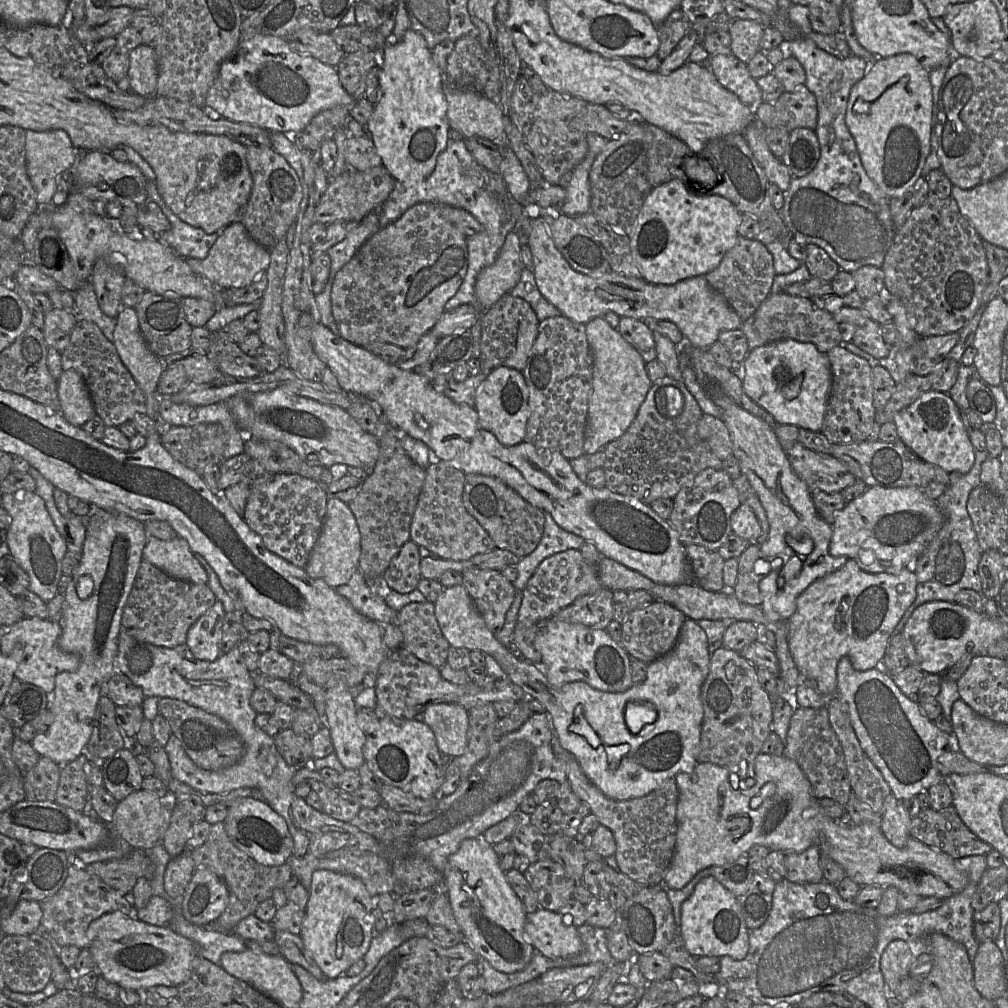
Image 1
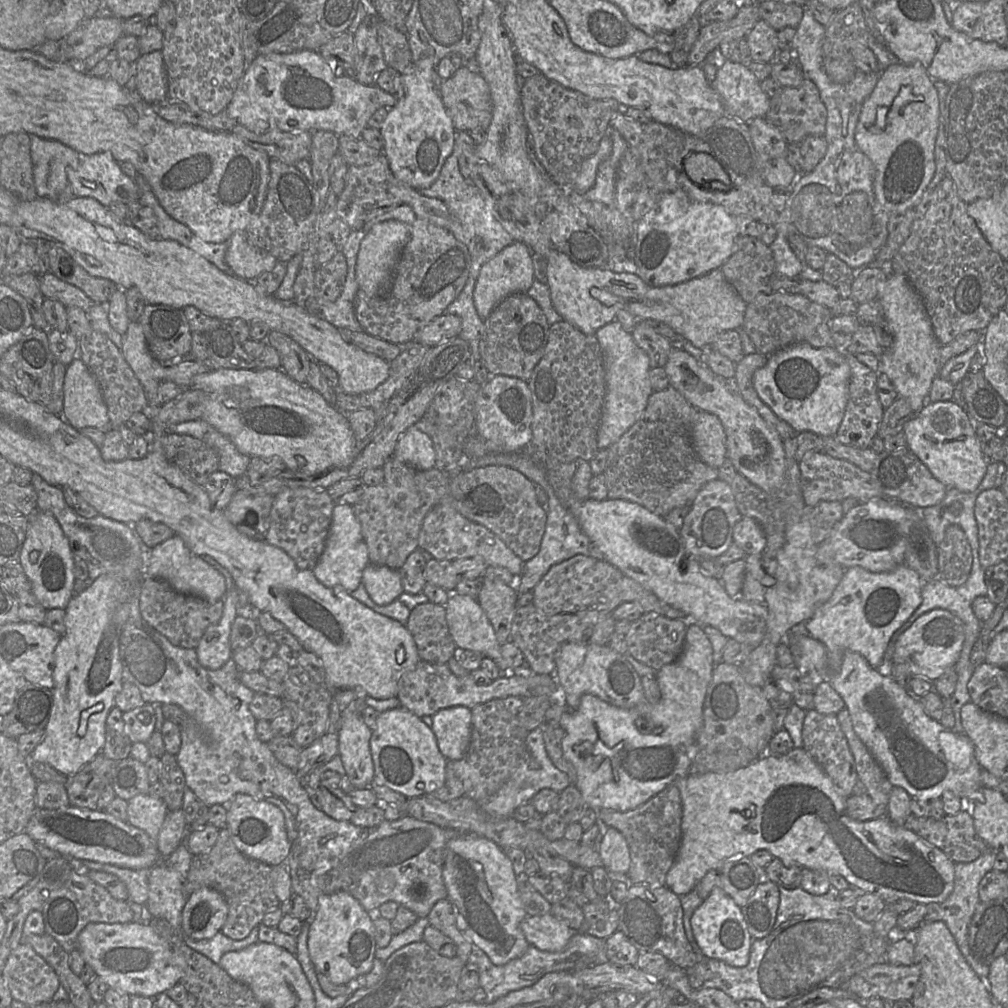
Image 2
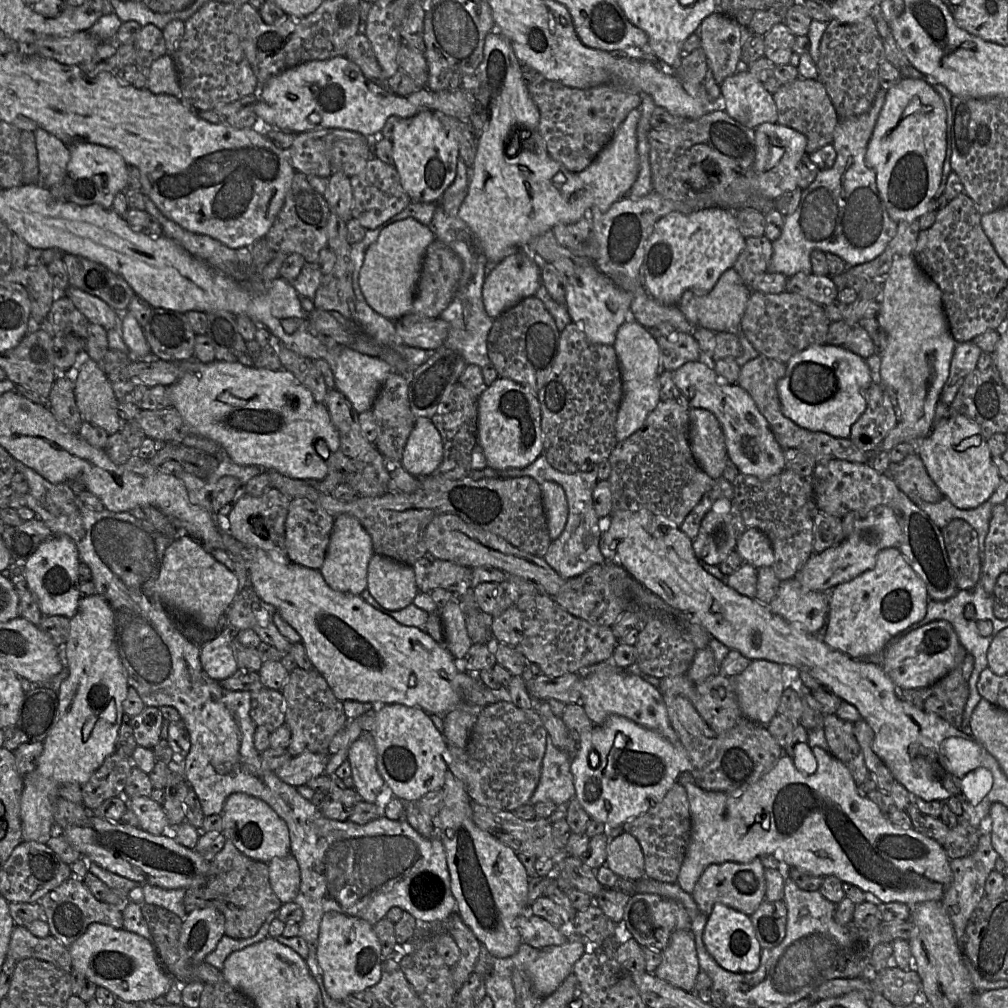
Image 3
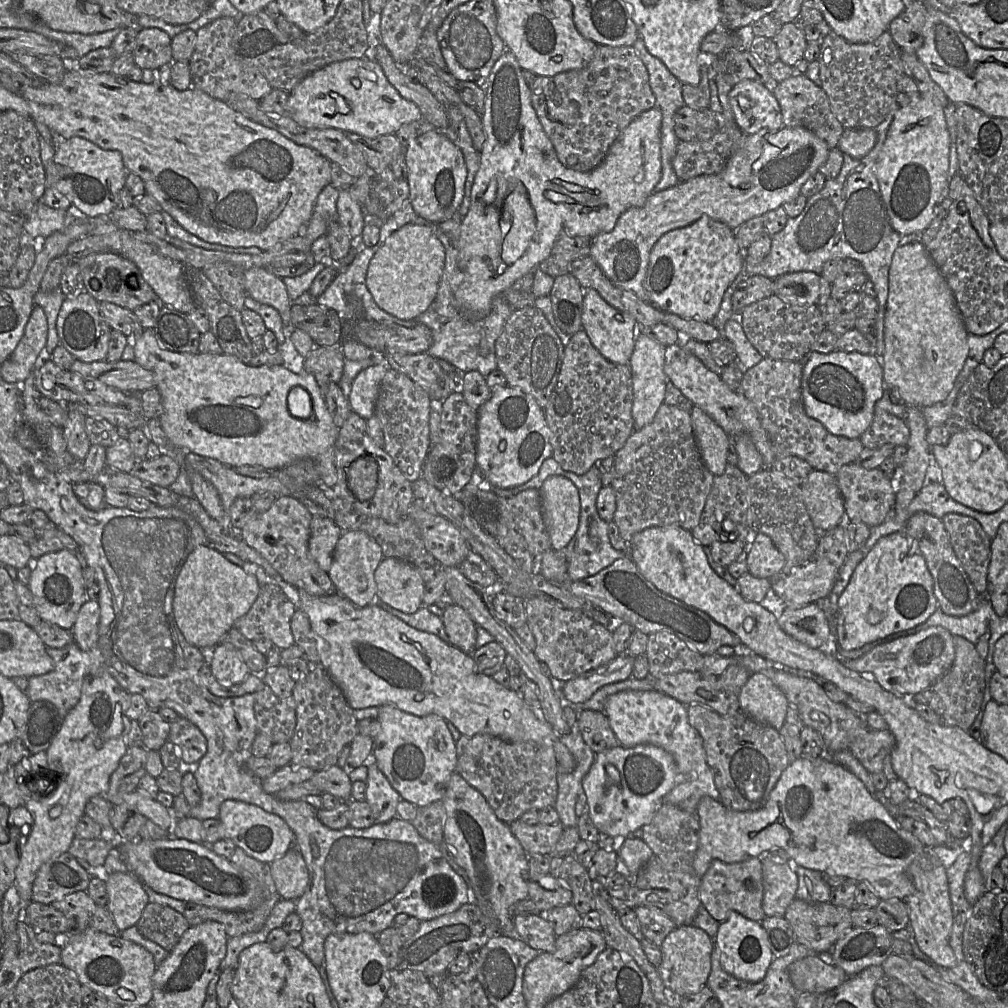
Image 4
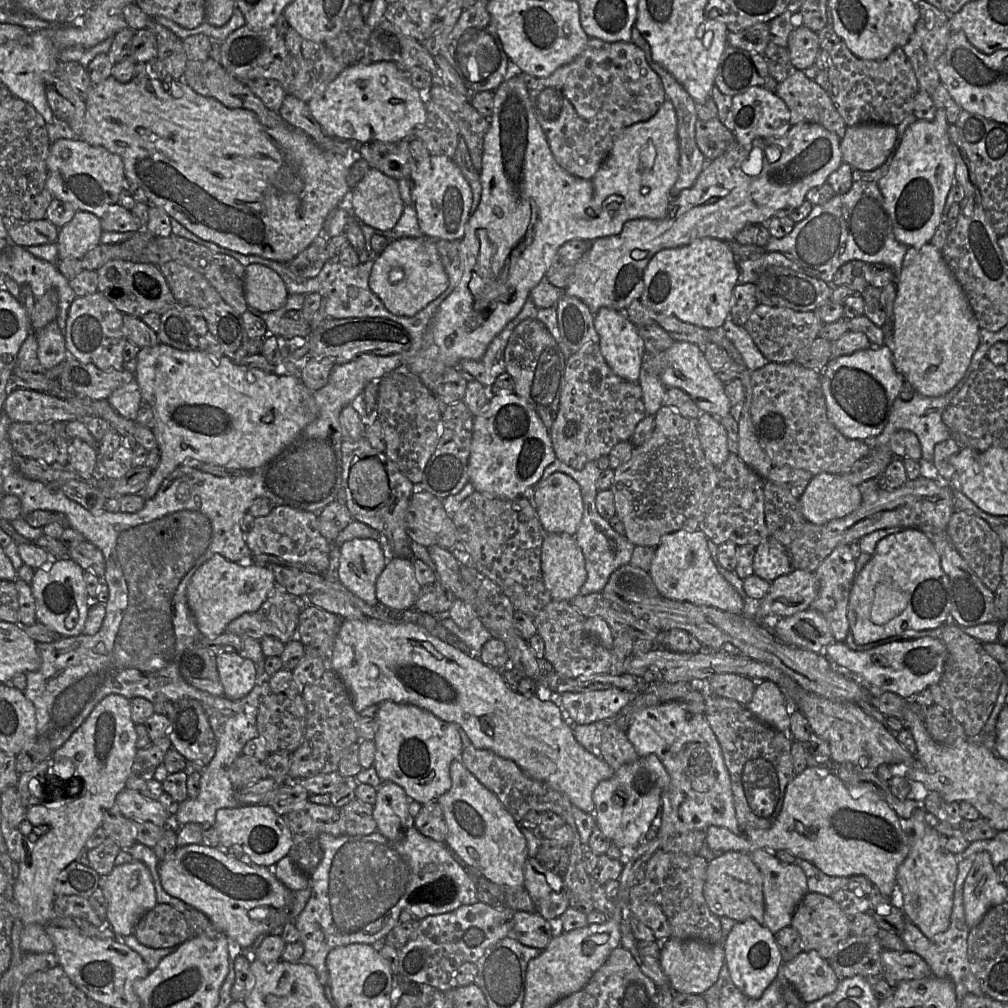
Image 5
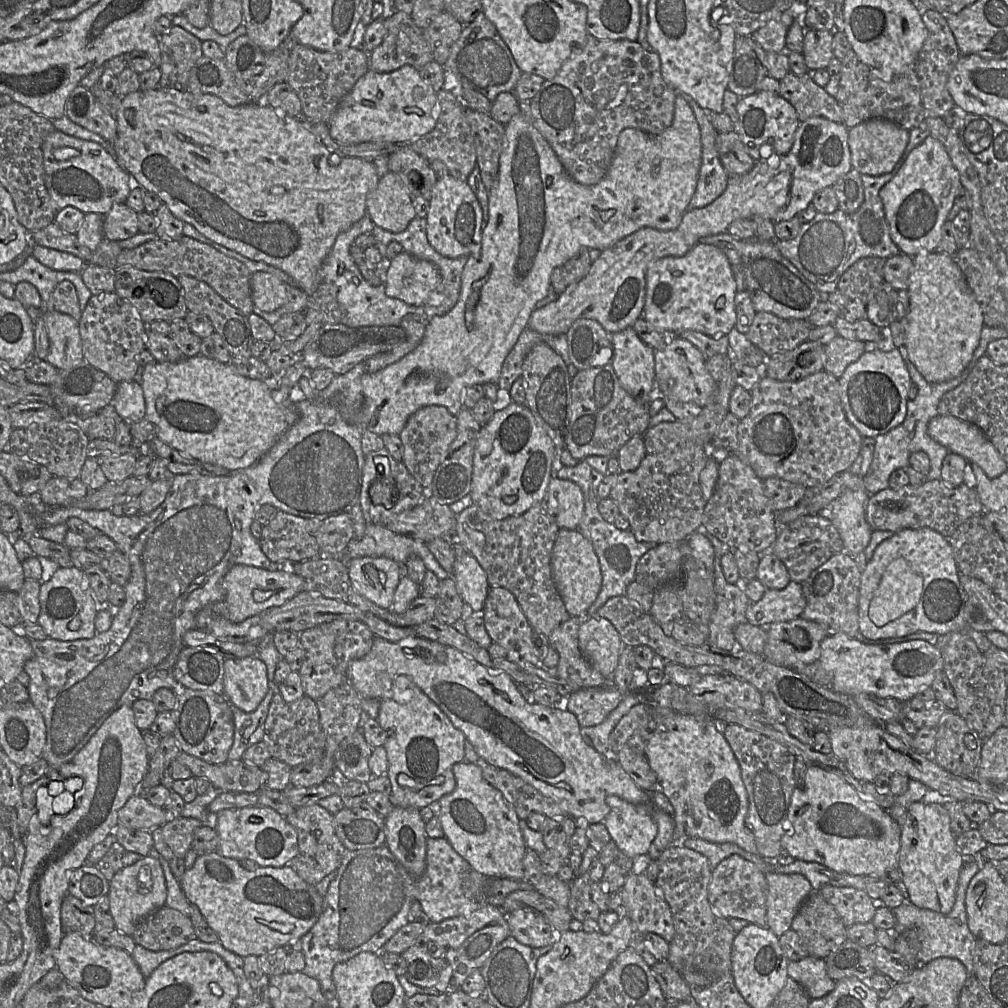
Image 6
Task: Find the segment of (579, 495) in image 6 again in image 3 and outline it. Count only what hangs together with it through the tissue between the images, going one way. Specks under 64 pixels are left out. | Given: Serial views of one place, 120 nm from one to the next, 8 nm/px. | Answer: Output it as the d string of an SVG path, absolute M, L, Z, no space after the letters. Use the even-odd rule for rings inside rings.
M545 481L540 485L542 501L551 540L563 532L568 519L568 504L564 489L557 483Z

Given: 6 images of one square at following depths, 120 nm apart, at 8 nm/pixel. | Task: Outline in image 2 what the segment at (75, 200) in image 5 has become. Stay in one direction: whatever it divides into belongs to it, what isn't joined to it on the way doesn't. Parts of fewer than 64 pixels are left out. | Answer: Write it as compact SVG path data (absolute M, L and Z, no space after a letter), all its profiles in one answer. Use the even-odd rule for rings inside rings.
M99 152L91 155L78 153L79 162L70 163L67 167L67 179L72 186L75 197L96 199L103 206L123 202L128 205L139 201L139 187L136 181L127 176L110 152Z

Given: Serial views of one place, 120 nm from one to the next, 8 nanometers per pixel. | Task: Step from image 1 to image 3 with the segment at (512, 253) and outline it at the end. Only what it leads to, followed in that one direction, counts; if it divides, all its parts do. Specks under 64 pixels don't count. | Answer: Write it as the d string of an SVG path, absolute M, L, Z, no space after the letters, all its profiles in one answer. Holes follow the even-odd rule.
M519 249L488 271L482 287L485 310L491 318L495 319L522 299L534 296L540 285L540 268L534 261L534 255L529 256L523 249Z

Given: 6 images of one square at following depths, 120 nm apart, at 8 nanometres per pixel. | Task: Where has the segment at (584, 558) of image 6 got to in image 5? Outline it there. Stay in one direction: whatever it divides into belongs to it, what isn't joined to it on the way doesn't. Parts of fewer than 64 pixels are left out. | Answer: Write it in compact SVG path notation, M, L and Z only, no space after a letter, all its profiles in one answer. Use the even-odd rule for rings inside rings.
M566 533L546 534L541 548L541 570L552 599L570 602L579 595L587 572L575 537Z

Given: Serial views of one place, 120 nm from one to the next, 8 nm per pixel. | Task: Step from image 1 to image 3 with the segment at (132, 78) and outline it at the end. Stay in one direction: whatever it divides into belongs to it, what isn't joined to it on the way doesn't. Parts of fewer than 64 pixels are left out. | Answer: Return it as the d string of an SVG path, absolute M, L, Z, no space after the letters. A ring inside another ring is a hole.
M170 53L155 60L147 69L147 87L153 94L167 94L181 99L178 74Z

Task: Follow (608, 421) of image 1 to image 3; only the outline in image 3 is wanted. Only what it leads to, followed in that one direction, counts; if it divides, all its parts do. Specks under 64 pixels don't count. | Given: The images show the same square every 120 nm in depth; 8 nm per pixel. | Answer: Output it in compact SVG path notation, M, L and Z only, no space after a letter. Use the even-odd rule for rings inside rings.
M625 321L616 334L613 344L621 371L623 398L615 423L615 437L621 442L640 429L647 416L660 401L659 374L663 371L656 338L637 322Z

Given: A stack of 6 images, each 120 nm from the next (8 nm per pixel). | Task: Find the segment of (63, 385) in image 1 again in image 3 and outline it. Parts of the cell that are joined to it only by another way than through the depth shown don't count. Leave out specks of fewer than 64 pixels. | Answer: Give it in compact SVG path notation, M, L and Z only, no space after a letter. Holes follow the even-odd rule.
M80 351L74 367L65 373L74 382L82 420L103 428L109 435L120 432L123 422L118 415L119 402L101 365Z

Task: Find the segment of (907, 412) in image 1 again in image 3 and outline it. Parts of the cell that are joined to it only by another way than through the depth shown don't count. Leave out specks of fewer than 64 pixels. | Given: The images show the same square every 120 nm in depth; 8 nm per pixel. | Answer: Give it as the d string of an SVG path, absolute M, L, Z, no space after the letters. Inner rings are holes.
M952 415L934 425L917 454L944 497L960 509L974 509L986 502L1001 481L987 438L980 426L964 415Z

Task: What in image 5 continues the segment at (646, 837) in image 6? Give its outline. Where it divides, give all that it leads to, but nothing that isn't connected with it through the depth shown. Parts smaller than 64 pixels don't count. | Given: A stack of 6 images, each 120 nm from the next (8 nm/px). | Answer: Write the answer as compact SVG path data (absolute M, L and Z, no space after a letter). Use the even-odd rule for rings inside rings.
M656 755L639 757L635 762L621 766L610 779L601 781L593 791L596 828L619 849L636 848L649 831L654 818L659 814L661 797L669 784L670 776Z

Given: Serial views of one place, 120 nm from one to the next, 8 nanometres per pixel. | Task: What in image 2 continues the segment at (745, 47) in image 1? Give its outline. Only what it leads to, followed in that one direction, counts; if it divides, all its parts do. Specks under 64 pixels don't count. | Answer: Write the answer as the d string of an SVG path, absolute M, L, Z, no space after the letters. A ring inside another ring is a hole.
M759 20L746 36L751 59L756 62L772 63L778 51L777 30L766 21Z

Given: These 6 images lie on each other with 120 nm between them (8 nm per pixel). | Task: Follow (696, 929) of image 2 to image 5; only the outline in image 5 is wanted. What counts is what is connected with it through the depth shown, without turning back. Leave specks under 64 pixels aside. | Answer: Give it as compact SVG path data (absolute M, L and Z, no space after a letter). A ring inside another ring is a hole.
M748 918L736 922L722 941L724 960L734 985L747 997L758 999L776 979L782 964L781 952L774 934L762 923Z

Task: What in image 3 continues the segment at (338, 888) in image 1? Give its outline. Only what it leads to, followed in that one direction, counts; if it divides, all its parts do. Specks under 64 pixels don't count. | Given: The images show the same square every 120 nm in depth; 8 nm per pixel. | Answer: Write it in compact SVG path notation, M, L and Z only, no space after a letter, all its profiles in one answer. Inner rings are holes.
M338 912L325 913L316 942L316 957L324 987L335 1001L342 1001L351 993L368 990L381 979L381 946L373 926L363 919Z

